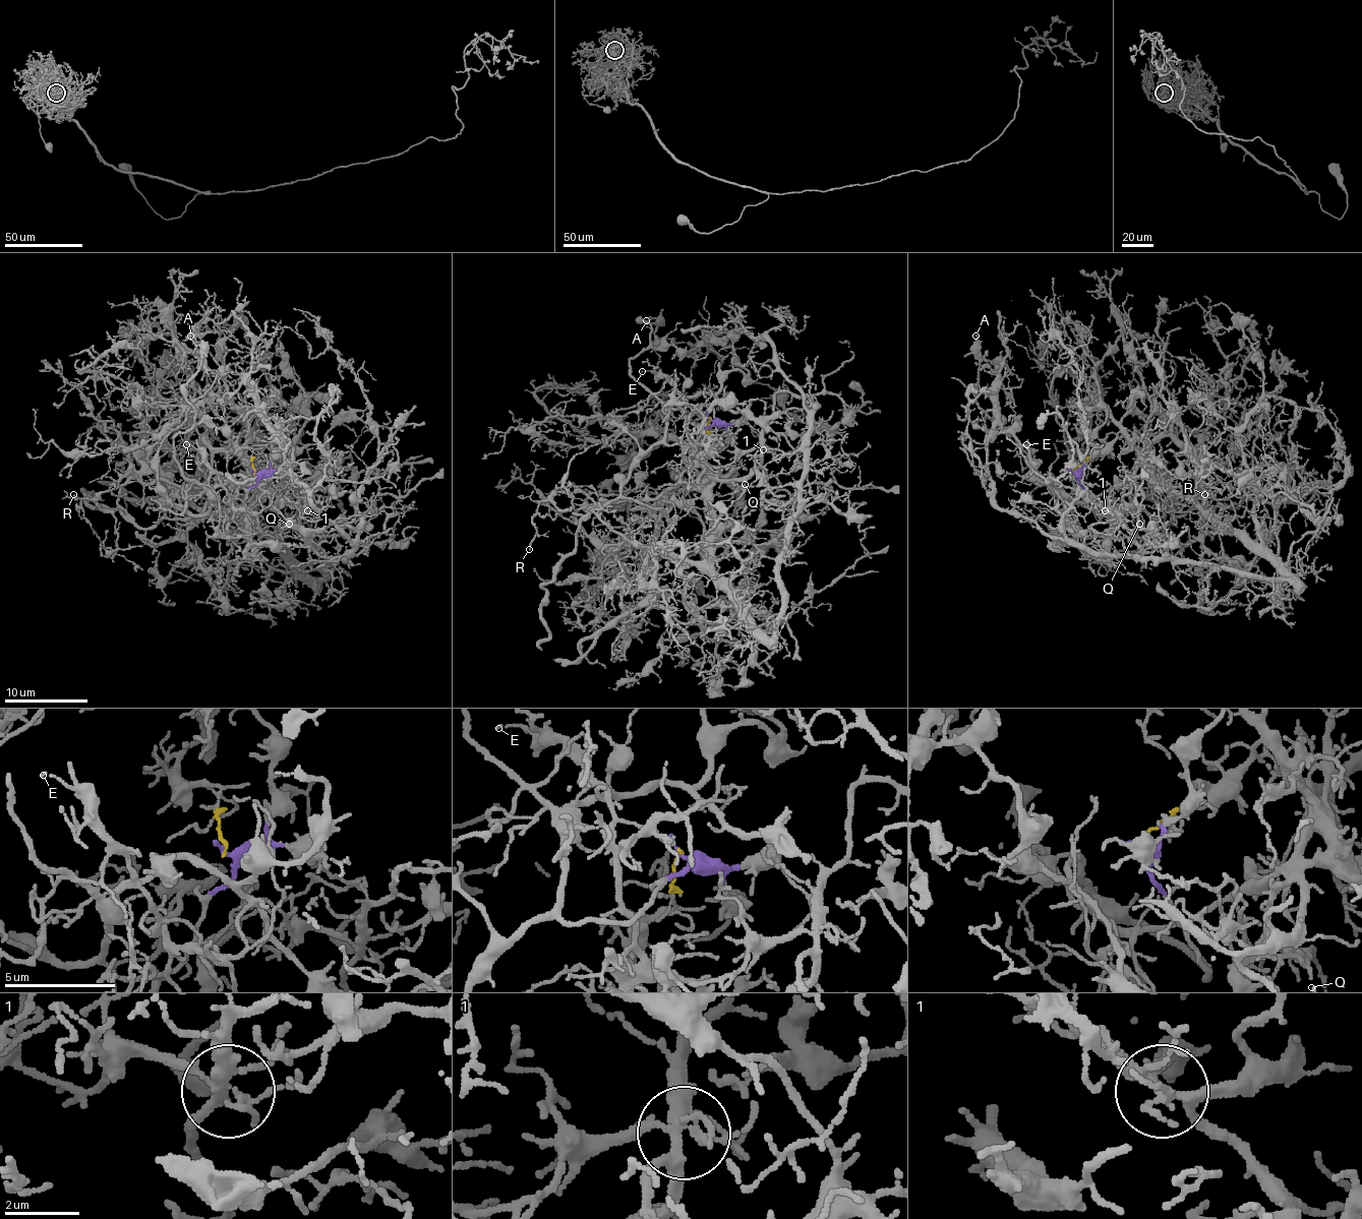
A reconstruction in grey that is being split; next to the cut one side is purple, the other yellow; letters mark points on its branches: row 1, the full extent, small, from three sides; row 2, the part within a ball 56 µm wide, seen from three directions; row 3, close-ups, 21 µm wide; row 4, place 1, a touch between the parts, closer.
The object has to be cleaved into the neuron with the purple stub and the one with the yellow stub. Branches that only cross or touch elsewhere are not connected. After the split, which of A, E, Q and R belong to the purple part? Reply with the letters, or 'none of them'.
A, E, Q, R

